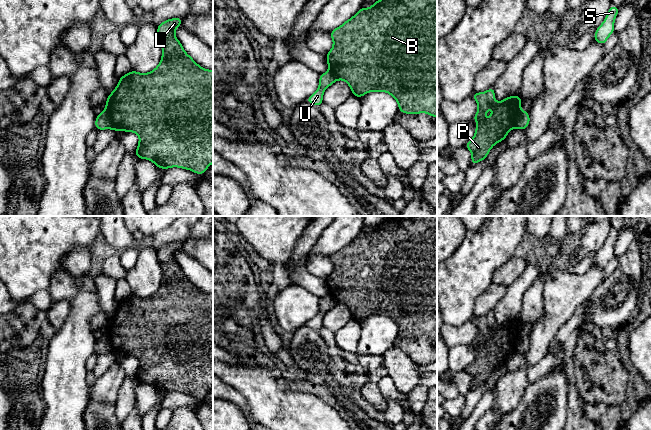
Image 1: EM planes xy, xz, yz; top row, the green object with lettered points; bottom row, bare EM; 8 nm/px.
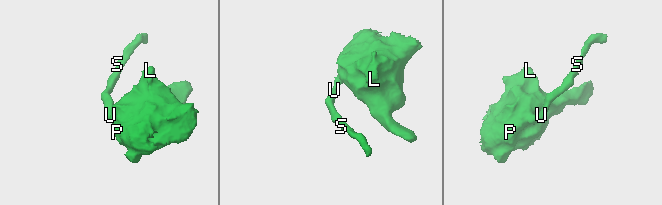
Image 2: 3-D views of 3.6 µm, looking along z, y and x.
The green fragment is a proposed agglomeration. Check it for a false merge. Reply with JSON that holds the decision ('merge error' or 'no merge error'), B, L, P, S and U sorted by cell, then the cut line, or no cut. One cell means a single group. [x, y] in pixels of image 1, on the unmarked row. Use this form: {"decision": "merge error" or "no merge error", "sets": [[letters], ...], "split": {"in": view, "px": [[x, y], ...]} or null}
{"decision": "merge error", "sets": [["B", "L", "P"], ["S", "U"]], "split": {"in": "xy", "px": [[104, 334], [109, 341], [112, 352]]}}

